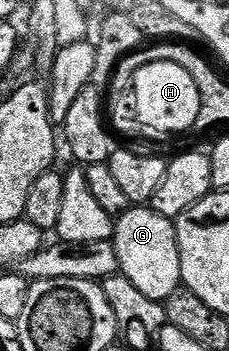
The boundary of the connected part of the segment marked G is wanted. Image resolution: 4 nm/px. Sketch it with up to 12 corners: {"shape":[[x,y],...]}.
{"shape":[[148,205],[115,220],[119,274],[146,297],[181,290],[175,222]]}

